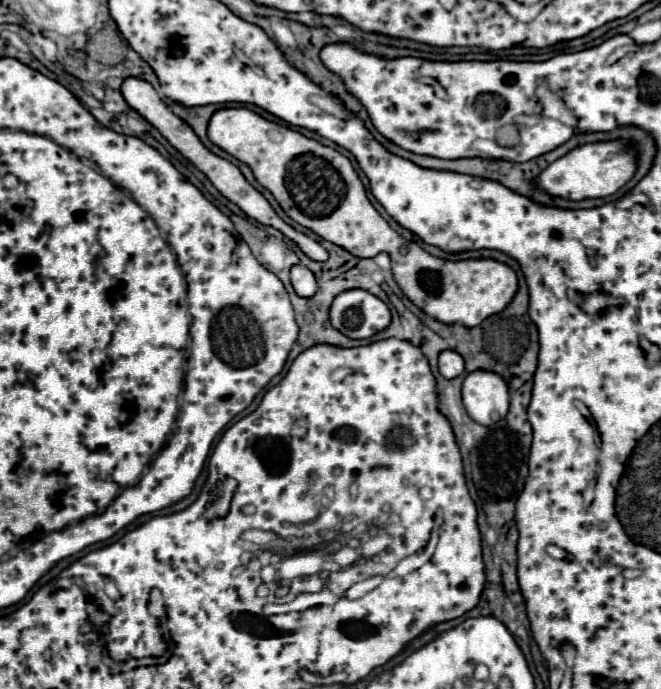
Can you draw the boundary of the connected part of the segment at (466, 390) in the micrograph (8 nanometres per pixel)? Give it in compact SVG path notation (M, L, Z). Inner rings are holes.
M473 371L463 381L463 405L471 419L481 425L493 425L507 415L509 389L499 373Z

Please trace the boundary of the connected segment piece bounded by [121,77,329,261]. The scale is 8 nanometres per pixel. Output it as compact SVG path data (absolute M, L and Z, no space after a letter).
M127 77L127 79L123 81L123 85L121 85L121 93L123 93L123 97L125 97L125 101L127 101L129 107L133 107L139 115L143 115L143 117L145 117L145 119L147 119L147 121L149 121L149 123L183 155L183 157L187 157L199 171L203 171L203 173L209 177L209 181L217 187L217 191L219 191L223 197L227 197L229 201L233 201L247 217L251 217L251 219L255 219L255 221L259 221L259 223L263 223L263 225L271 225L271 227L279 229L285 237L289 237L291 241L295 241L295 243L299 245L299 249L301 249L309 259L313 259L313 261L327 261L329 253L327 253L315 239L311 239L311 237L307 237L305 233L295 231L291 225L287 225L287 223L273 211L273 207L269 205L269 201L267 201L253 185L247 183L247 179L243 177L243 173L241 173L231 161L227 161L227 159L223 159L223 157L211 153L211 151L199 141L199 137L195 137L195 131L193 131L183 119L179 119L179 117L163 103L163 99L157 95L157 91L151 87L151 83L147 83L147 81L143 81L143 79L137 79L137 77Z

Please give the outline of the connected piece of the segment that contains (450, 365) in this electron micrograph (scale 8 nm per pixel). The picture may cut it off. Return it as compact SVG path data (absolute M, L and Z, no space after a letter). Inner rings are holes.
M445 349L439 355L439 371L447 379L459 377L463 373L463 357L457 351L453 351L453 349Z

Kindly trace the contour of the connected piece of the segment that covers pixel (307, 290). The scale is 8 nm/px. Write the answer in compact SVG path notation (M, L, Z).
M305 265L291 267L291 283L293 283L293 289L299 293L299 297L311 297L317 289L315 275Z

